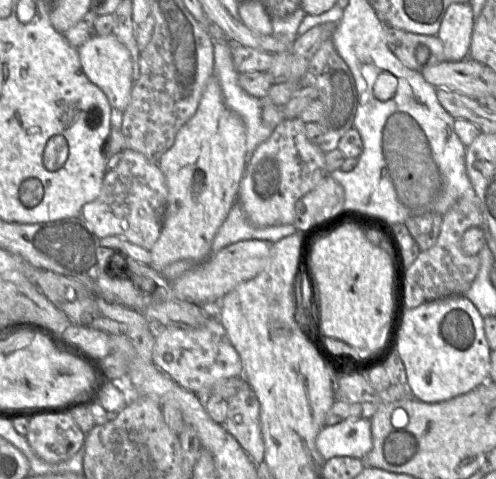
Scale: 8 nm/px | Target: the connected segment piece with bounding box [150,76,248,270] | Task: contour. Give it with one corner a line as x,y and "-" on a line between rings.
212,76
197,111
158,162
166,179
168,202
160,236
150,249
155,270
180,260
203,260
208,256
218,229
238,199
247,162
246,126
227,107
220,84

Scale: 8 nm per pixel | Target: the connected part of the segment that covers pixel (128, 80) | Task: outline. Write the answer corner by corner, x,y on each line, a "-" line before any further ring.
93,34
78,48
78,53
87,78
104,92
112,108
124,113
130,103
133,87
133,69
129,50
112,35

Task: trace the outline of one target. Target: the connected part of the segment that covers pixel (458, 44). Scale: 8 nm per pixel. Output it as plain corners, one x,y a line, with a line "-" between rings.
470,3
450,4
437,34
443,44
446,61
460,61
469,57
473,28

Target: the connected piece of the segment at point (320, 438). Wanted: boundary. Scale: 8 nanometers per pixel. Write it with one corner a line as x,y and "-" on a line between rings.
348,418
338,424
324,426
317,436
316,447
325,461
337,456
365,459
373,447
371,421
364,418

